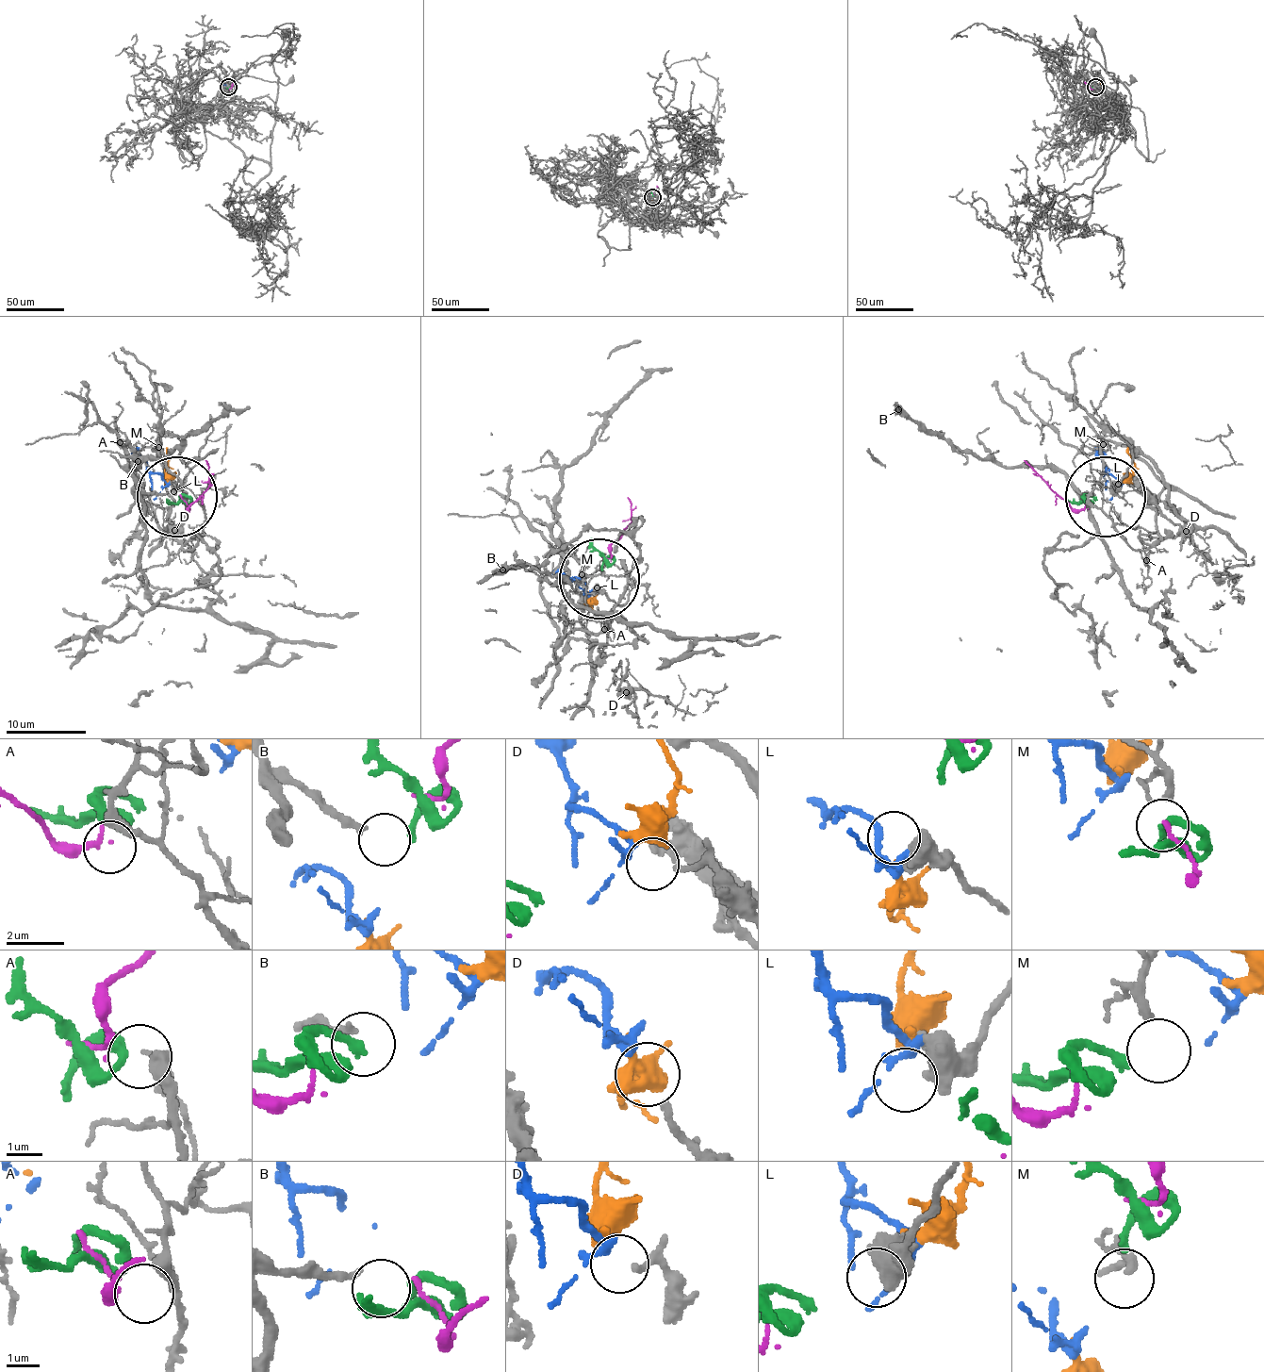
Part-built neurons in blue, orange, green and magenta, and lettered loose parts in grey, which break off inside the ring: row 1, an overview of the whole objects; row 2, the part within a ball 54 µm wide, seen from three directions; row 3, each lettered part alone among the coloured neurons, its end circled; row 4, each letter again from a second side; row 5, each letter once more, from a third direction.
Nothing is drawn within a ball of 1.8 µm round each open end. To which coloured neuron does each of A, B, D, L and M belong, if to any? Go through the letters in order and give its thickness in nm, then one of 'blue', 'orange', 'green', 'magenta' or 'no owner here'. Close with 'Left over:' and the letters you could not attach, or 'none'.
A: 280 nm | no owner here
B: 240 nm | green
D: 200 nm | blue
L: 850 nm | no owner here
M: 280 nm | no owner here
Left over: A, L, M

